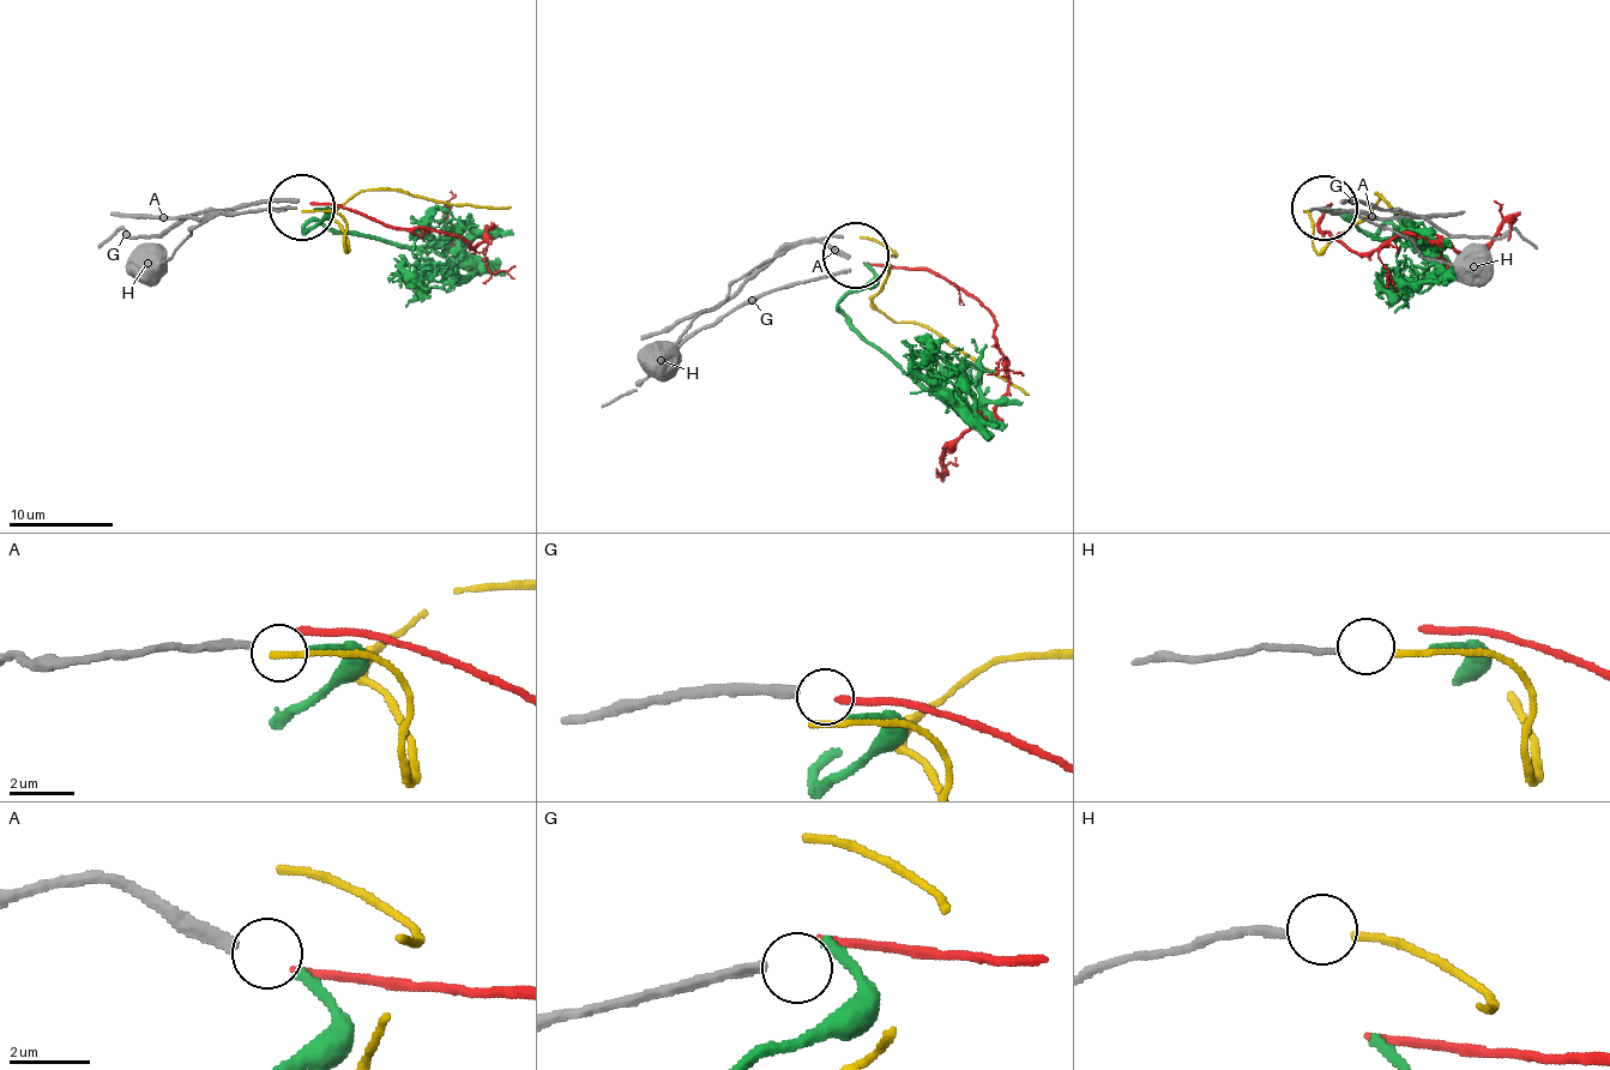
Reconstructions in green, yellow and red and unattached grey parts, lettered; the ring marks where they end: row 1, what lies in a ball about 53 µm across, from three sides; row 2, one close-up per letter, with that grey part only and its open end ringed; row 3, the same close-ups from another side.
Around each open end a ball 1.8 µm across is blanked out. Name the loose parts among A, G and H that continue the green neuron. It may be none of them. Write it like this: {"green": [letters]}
{"green": ["A"]}

